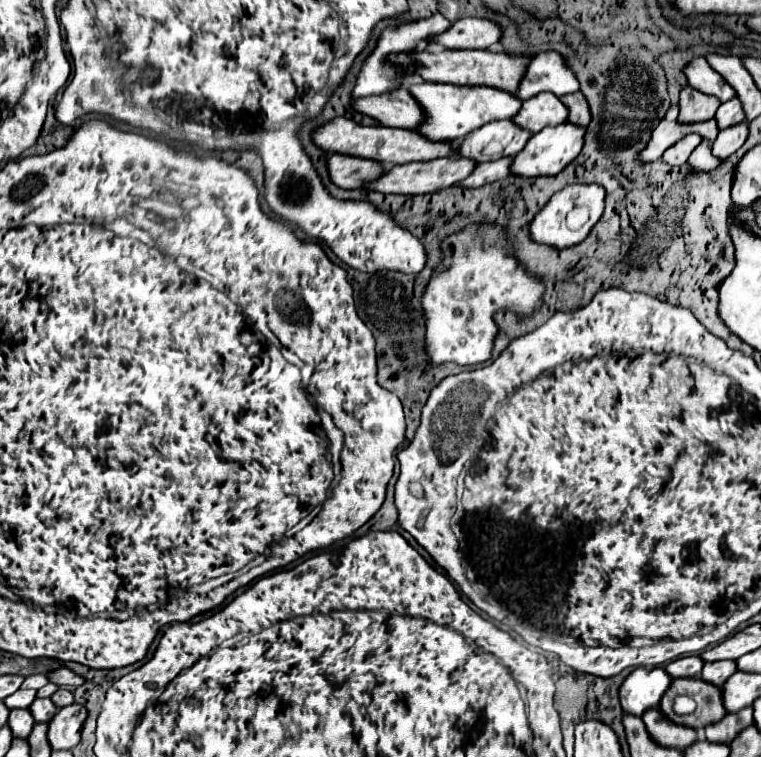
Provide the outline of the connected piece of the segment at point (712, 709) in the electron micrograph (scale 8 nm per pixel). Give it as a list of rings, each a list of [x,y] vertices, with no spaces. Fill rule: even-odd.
[[[673,679],[669,691],[661,699],[659,709],[673,723],[689,725],[693,729],[701,729],[701,727],[707,727],[711,723],[717,723],[727,713],[725,705],[721,701],[721,689],[713,683],[703,681],[703,679]],[[679,695],[691,697],[697,703],[697,709],[691,715],[677,715],[673,711],[673,701]]]

